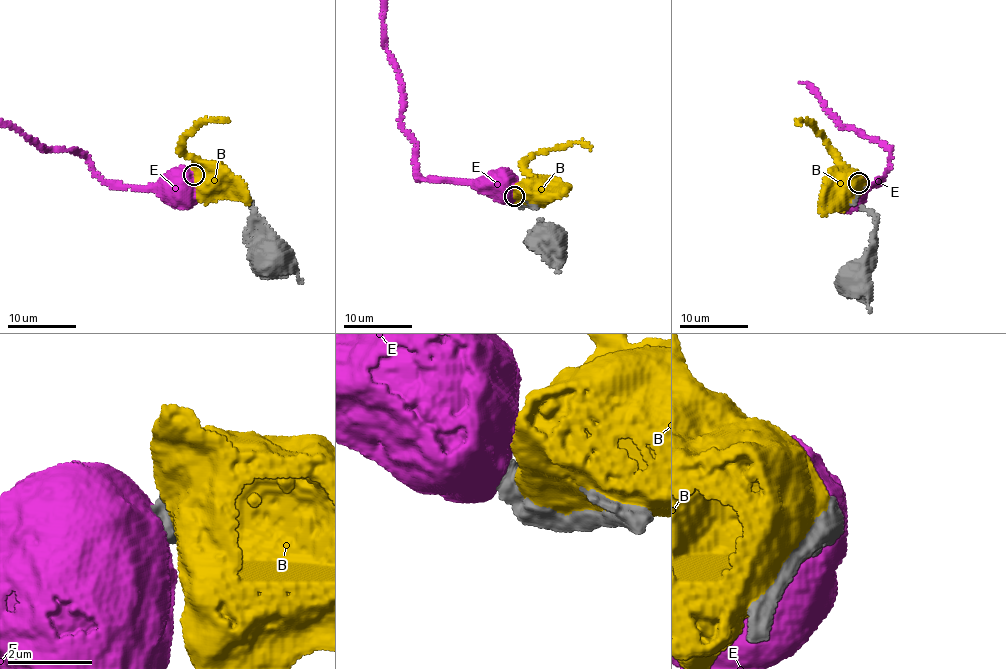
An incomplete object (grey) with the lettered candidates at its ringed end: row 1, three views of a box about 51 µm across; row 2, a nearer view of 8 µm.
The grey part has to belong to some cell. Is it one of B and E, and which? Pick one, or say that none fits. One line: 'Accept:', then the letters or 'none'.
Accept: none

